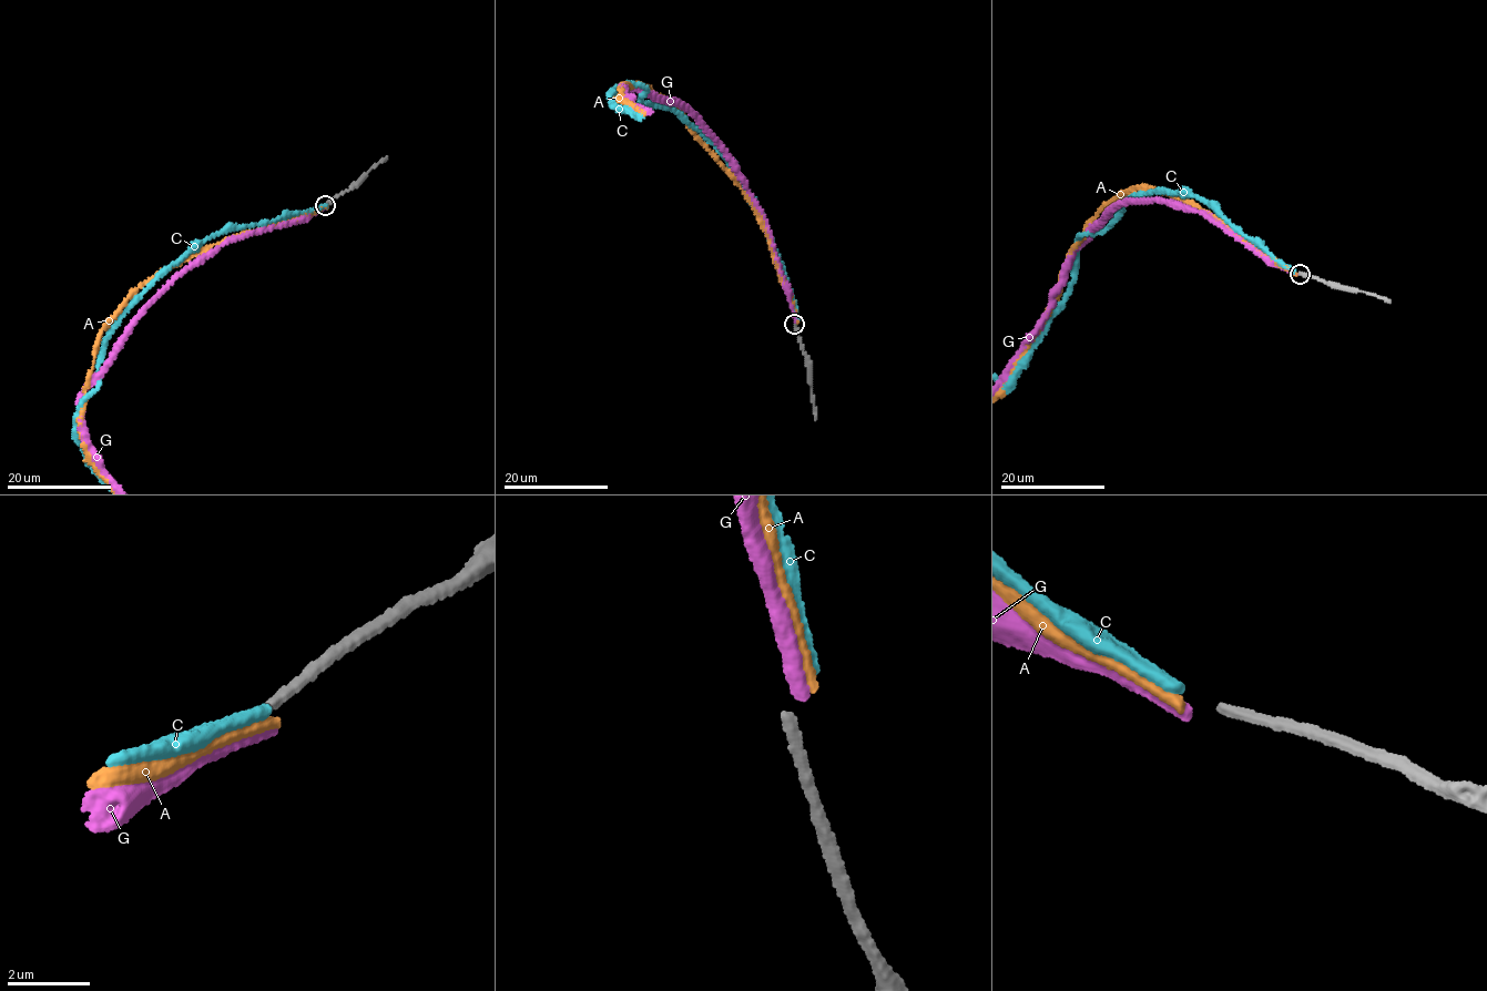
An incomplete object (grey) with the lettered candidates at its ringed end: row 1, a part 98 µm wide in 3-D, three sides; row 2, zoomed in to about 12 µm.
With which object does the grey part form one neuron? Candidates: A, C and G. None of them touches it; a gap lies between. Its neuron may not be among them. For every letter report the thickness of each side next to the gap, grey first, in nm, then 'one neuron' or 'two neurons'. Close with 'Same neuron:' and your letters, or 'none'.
A: 240/300 nm | two neurons
C: 240/360 nm | two neurons
G: 240/380 nm | two neurons
Same neuron: none

